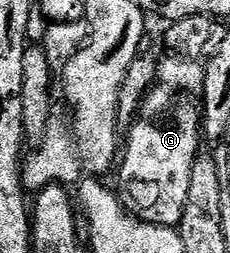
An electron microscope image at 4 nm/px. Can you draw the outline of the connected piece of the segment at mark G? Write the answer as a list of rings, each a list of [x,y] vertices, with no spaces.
[[[153,87],[145,95],[127,132],[129,132],[129,138],[126,141],[124,138],[123,156],[119,161],[119,169],[121,165],[119,196],[122,205],[134,217],[147,221],[150,225],[180,226],[183,207],[187,203],[187,187],[191,187],[191,167],[203,143],[203,122],[198,106],[188,96],[172,89]]]

